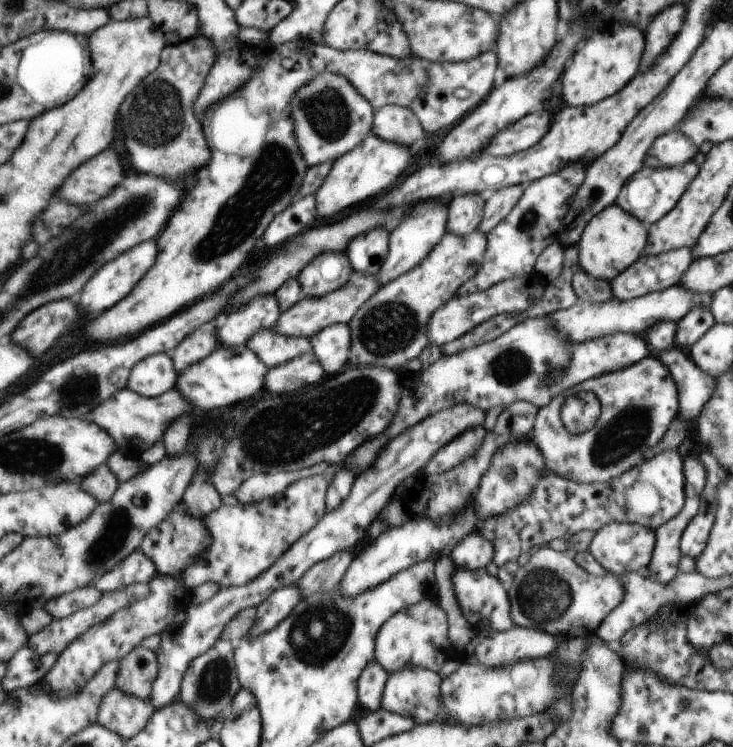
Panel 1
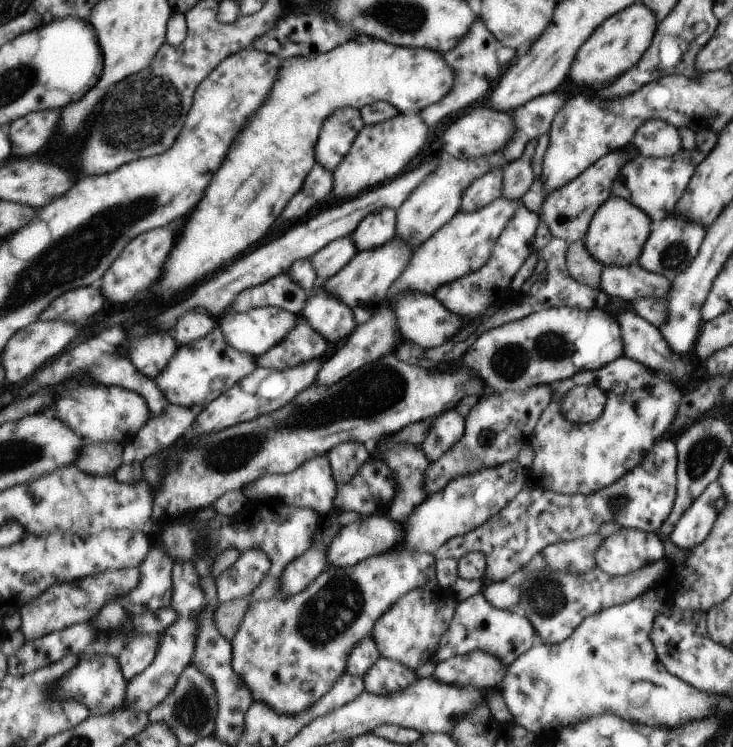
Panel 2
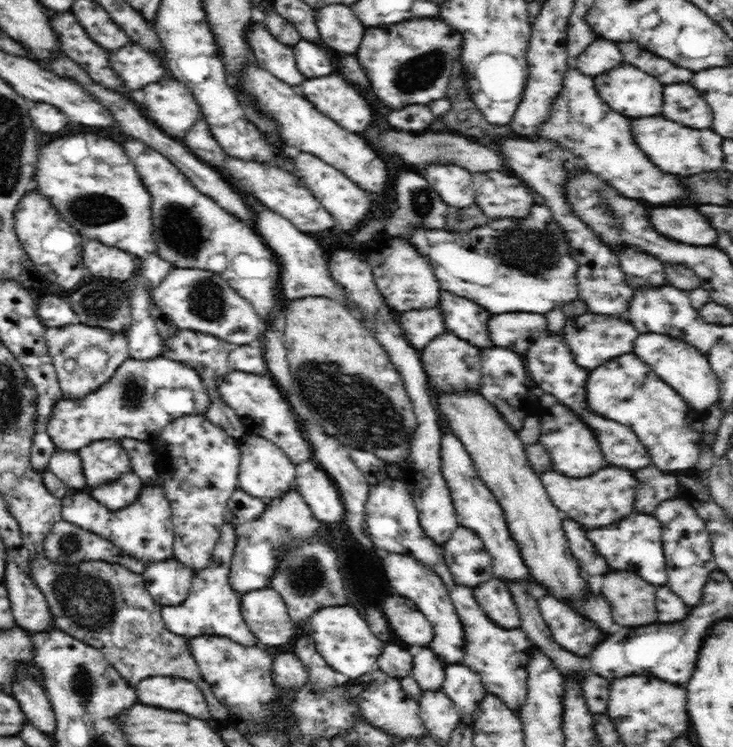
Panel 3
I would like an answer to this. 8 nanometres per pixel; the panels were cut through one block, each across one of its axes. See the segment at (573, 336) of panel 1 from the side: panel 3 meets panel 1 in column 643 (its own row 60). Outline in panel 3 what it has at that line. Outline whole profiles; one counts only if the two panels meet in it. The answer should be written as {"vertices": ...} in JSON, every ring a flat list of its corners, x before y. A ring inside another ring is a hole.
{"vertices":[[301,39,298,44,293,46,293,49,298,70,306,79,320,78,336,73,332,69,332,60,328,58,324,47,320,47,309,40]]}

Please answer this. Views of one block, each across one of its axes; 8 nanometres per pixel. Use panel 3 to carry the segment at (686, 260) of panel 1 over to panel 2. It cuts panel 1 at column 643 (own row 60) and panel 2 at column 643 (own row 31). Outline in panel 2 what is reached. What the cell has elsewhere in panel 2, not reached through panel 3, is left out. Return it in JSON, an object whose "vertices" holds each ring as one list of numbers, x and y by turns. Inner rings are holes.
{"vertices":[[669,215,657,222,651,236,644,242,643,252,640,253,640,258,636,262,637,266,643,268,645,272,660,274,668,280,673,280,695,260,705,236,707,236,707,230,701,224]]}

